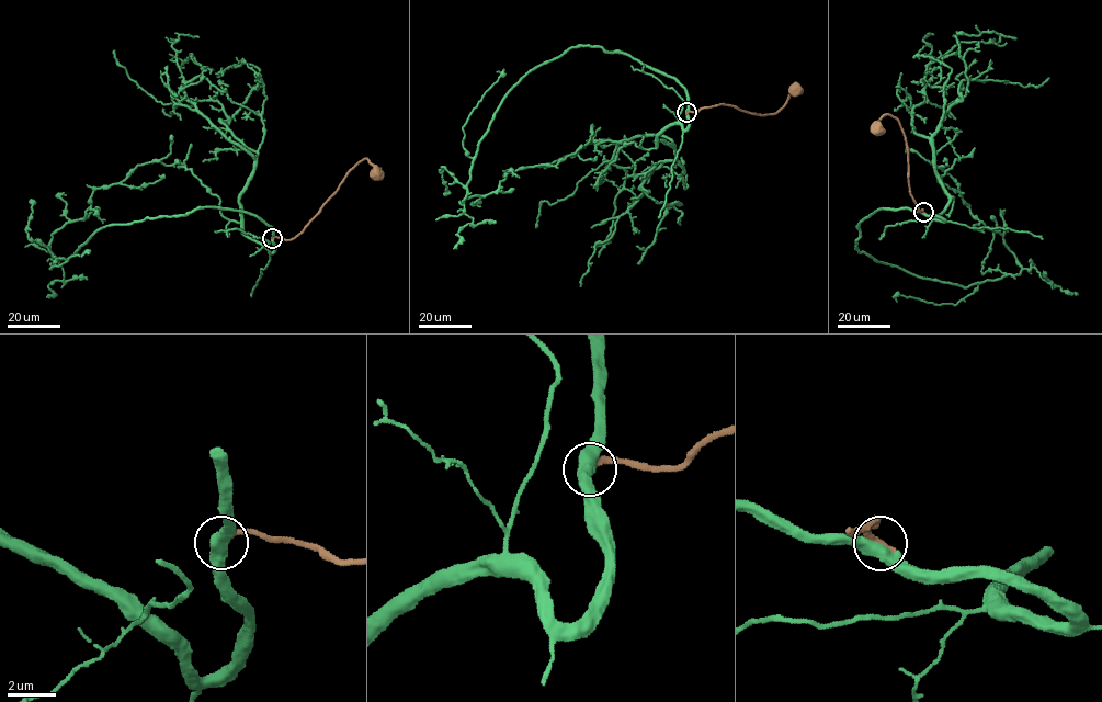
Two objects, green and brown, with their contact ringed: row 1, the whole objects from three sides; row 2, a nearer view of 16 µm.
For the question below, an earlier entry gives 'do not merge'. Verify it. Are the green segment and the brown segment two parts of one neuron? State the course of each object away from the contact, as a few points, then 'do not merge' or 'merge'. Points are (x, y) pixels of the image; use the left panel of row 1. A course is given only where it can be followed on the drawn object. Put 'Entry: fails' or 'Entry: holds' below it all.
course green (273, 238), (207, 207), (112, 225), (53, 259), (52, 234), (93, 190), (172, 139); course brown (273, 238), (292, 239), (298, 235), (348, 173), (365, 158), (381, 172), (377, 174); merge
Entry: fails

